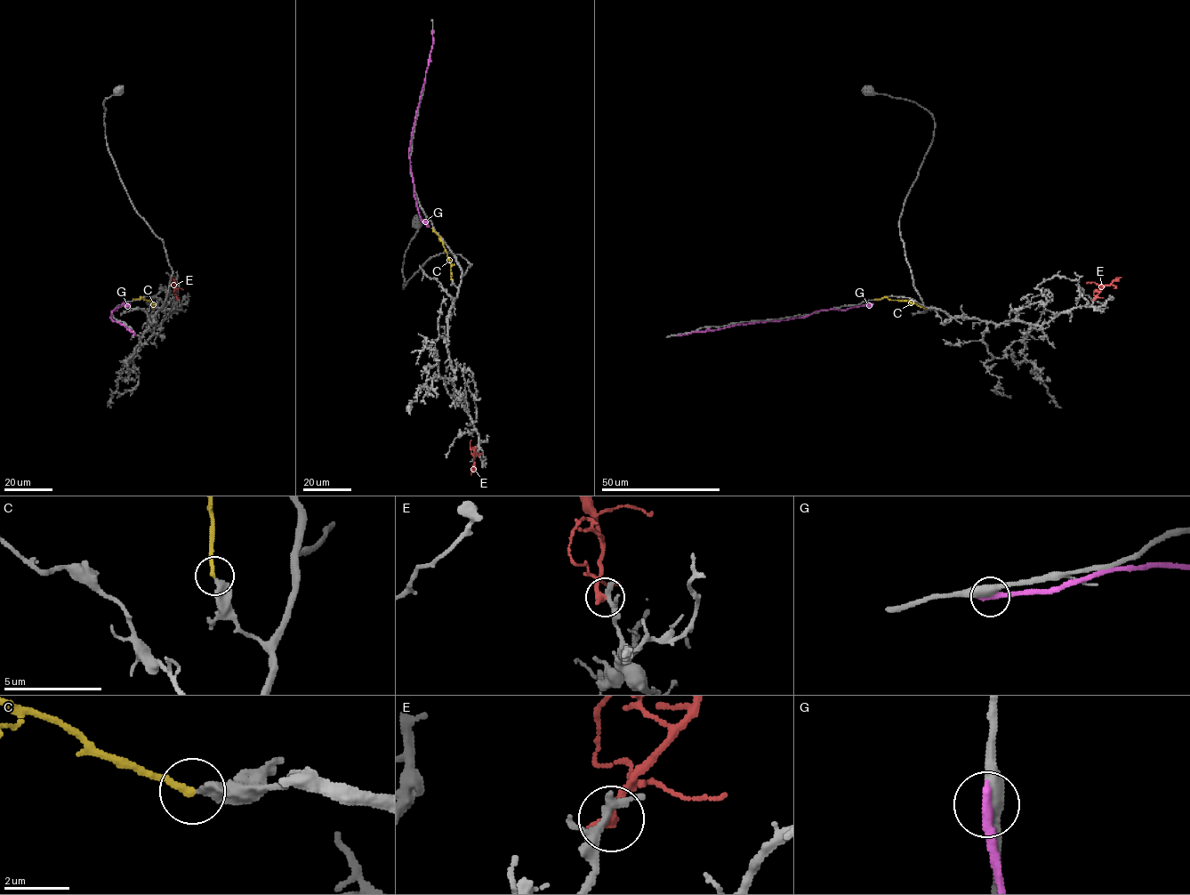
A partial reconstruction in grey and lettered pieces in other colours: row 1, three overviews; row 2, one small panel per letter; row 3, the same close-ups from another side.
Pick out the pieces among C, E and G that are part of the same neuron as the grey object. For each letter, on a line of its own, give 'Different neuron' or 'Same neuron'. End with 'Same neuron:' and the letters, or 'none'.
C: Same neuron
E: Different neuron
G: Different neuron
Same neuron: C

